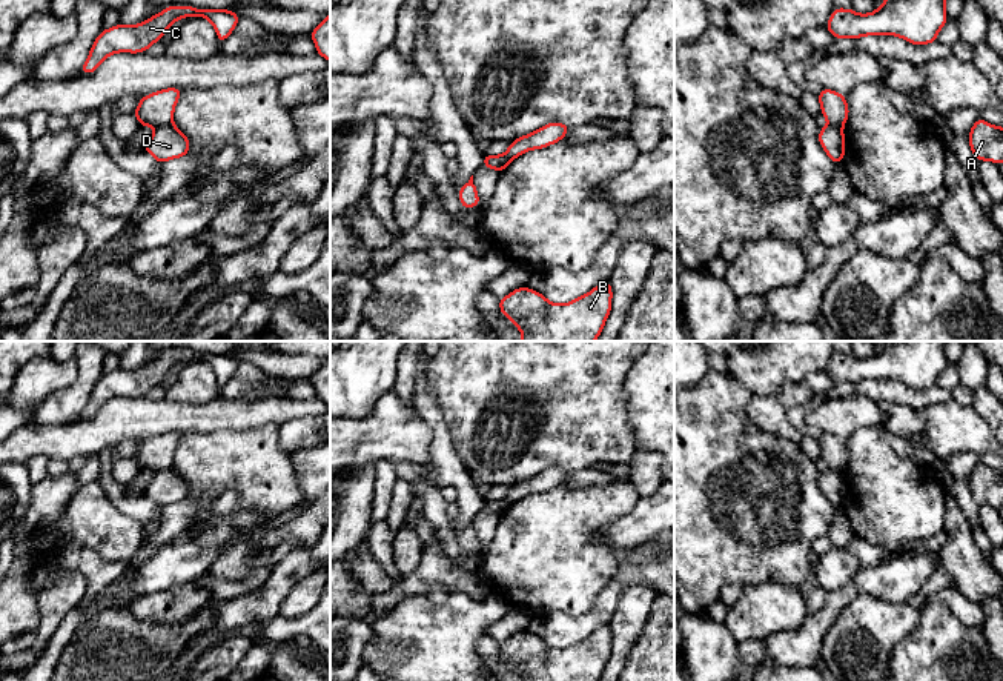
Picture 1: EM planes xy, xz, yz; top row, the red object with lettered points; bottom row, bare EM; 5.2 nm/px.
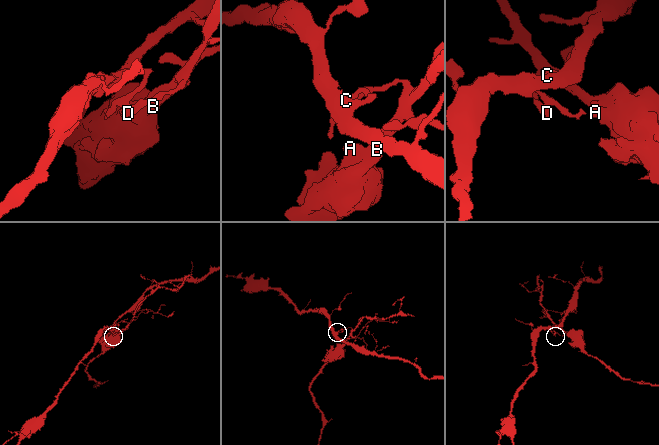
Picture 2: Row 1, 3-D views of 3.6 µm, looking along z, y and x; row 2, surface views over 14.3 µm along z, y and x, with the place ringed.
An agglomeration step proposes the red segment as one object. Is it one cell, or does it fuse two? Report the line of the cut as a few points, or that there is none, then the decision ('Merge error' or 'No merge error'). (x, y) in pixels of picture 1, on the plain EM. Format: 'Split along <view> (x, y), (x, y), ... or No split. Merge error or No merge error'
Split along xy (171, 465), (157, 472). Merge error

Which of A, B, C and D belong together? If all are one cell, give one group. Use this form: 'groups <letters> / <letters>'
groups A B D / C

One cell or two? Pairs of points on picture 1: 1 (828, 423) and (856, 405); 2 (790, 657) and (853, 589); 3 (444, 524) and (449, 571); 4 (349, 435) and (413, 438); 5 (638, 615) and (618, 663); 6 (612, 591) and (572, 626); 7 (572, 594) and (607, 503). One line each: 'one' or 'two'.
1: one
2: one
3: two
4: one
5: one
6: one
7: one

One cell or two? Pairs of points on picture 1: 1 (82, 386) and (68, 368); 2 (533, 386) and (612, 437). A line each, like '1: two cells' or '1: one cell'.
1: two cells
2: one cell

